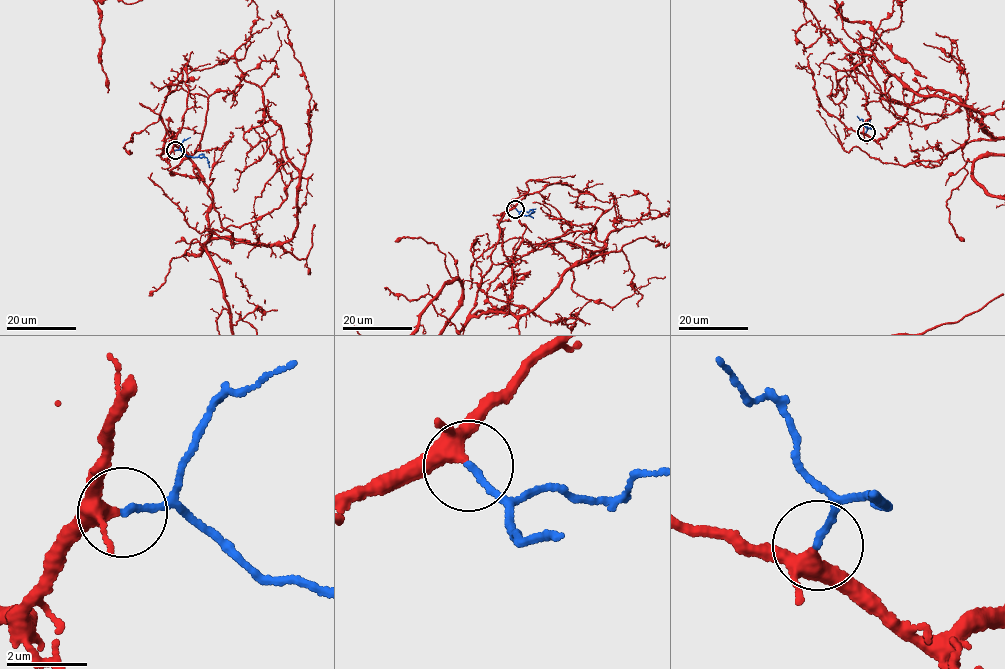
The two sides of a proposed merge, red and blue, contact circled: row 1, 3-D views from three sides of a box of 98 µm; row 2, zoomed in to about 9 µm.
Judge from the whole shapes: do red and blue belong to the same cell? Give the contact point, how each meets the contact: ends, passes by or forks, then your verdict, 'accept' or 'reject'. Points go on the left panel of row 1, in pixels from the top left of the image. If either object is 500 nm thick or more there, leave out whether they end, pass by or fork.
at (175, 150); red forks there; blue ends there; accept

